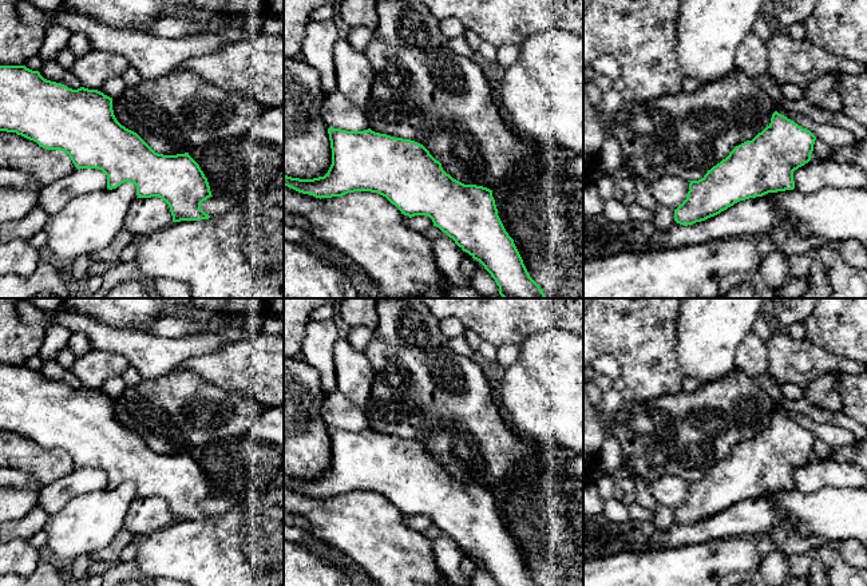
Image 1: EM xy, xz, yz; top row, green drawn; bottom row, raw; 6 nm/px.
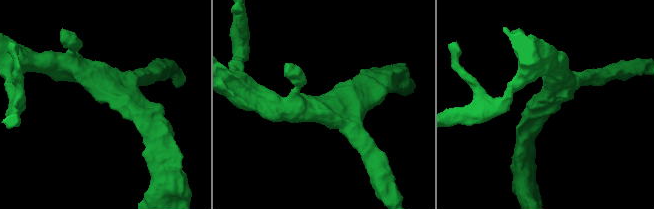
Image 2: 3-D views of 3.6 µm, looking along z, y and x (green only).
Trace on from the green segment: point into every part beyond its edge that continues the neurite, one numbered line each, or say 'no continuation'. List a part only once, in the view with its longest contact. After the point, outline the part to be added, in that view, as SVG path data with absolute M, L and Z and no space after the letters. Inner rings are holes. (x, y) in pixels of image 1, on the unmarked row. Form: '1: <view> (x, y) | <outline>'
no continuation

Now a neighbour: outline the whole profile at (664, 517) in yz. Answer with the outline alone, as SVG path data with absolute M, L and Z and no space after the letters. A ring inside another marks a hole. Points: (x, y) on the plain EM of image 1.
M658 504L654 512L654 527L666 531L670 528L673 522L674 522L674 511Z

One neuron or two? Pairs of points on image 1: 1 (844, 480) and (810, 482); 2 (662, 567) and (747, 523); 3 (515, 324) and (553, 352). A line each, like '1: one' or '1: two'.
1: one
2: two
3: two

